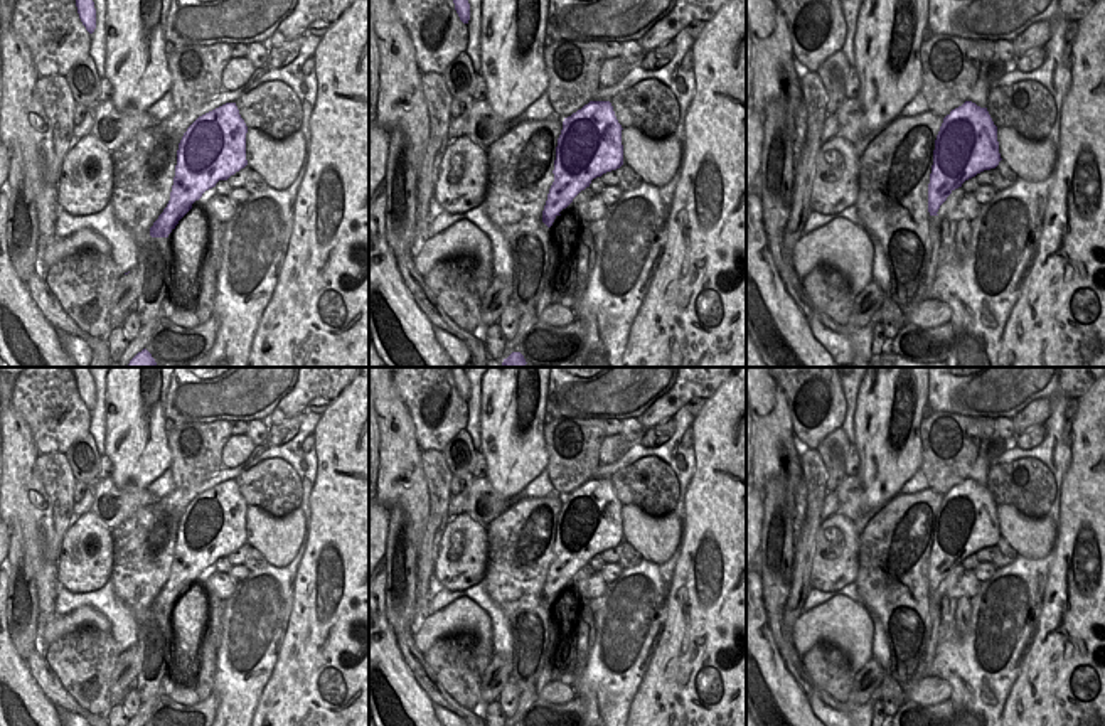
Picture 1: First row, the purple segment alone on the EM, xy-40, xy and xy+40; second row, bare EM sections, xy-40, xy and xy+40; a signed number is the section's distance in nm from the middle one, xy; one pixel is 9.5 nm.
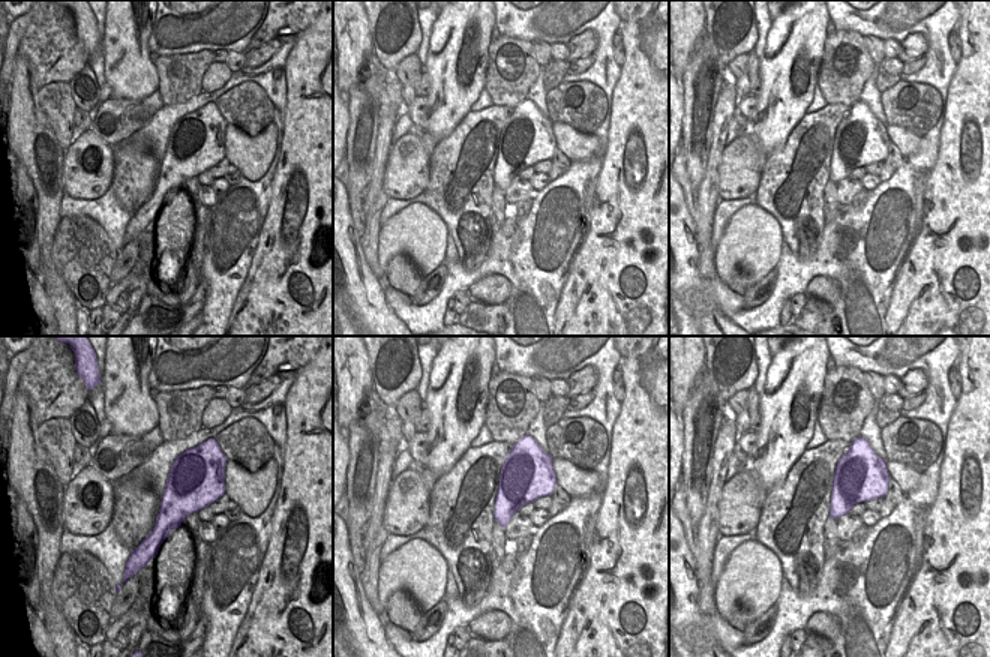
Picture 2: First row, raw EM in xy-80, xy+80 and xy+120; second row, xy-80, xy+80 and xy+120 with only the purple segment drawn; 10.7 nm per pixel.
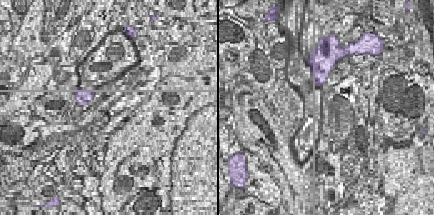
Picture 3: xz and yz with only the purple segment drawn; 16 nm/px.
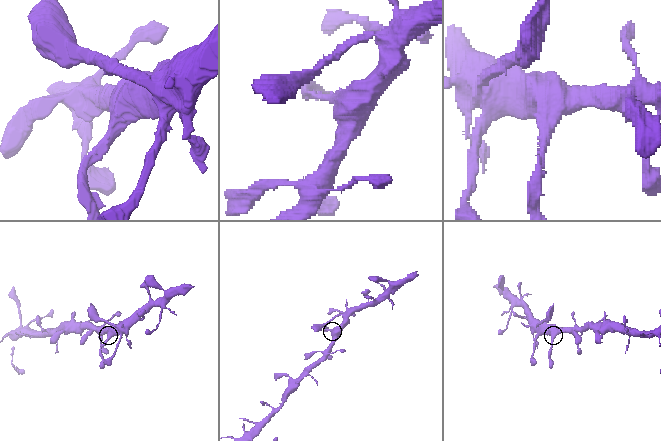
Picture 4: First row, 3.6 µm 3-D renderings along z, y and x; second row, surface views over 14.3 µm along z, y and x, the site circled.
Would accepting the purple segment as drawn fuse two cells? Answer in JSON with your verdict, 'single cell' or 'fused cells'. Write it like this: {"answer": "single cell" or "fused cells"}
{"answer": "single cell"}

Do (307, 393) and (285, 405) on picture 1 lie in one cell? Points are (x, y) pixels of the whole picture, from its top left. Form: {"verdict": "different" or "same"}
{"verdict": "same"}

